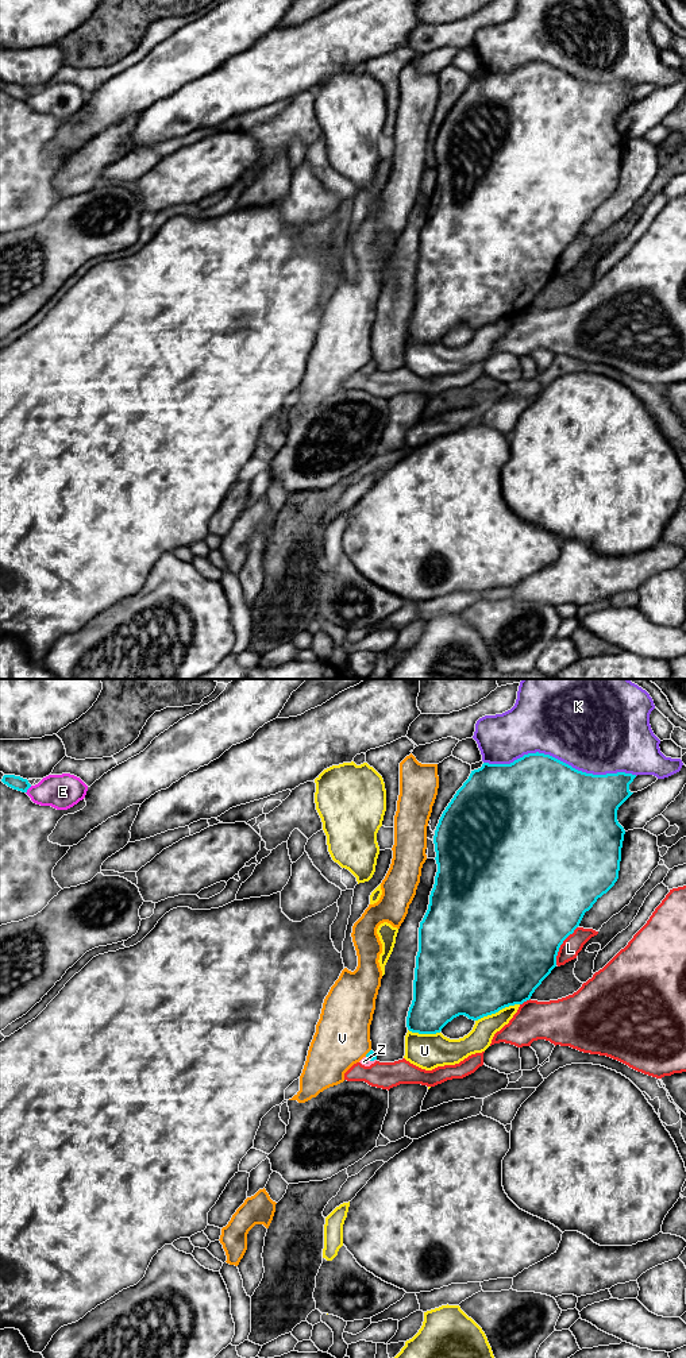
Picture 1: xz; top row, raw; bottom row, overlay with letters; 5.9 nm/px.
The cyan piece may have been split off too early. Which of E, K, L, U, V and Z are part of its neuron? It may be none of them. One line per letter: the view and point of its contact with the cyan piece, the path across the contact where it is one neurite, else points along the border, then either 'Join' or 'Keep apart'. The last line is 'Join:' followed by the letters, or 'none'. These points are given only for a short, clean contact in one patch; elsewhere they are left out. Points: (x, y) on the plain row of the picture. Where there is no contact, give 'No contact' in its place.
E: Touches cyan at xz (27, 97). Keep apart
K: Touches cyan at xz (559, 69). Keep apart
L: Touches cyan at xz (561, 253). Keep apart
U: Touches cyan at xz (497, 320). Keep apart
V: Touches cyan at xz (367, 362). Keep apart
Z: Touches cyan at xz (370, 369). Path across: xz (370, 365), (370, 369), (363, 370). Join
Join: Z

